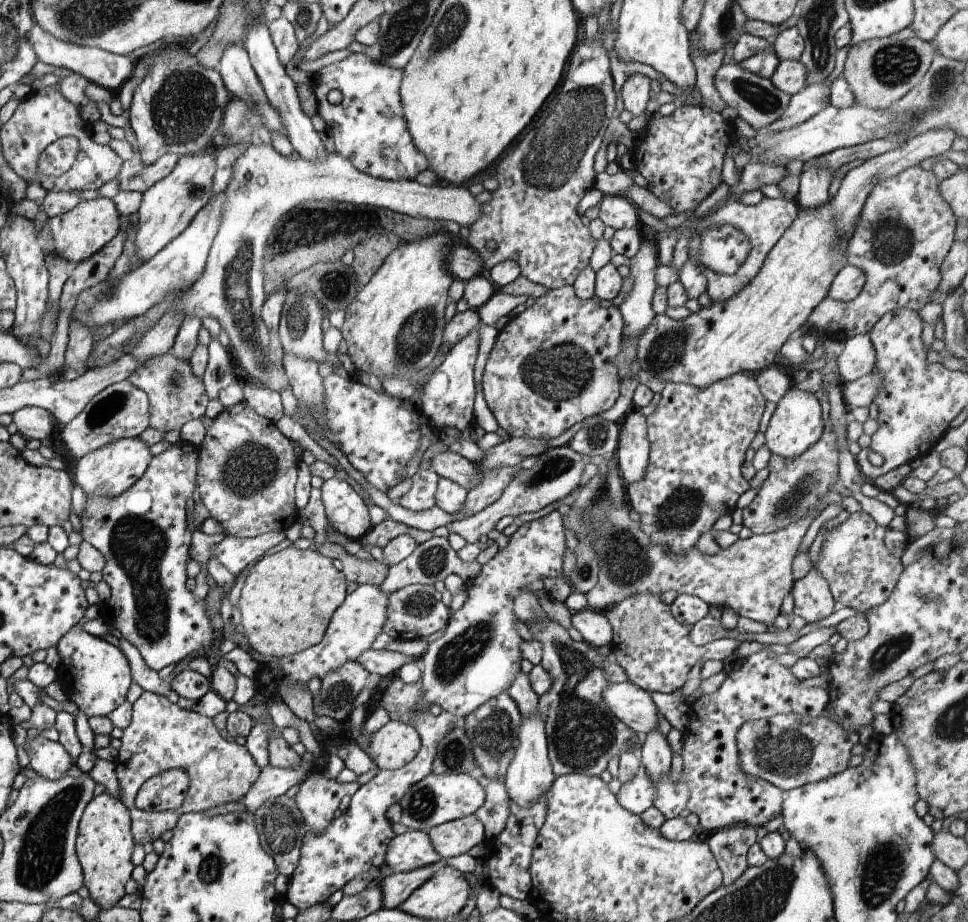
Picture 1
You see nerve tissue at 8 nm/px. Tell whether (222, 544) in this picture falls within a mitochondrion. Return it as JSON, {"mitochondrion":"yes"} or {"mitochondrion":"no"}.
{"mitochondrion":"no"}

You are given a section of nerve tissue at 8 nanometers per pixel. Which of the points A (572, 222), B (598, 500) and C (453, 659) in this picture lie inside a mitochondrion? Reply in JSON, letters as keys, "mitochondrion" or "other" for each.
{"A":"other","B":"mitochondrion","C":"mitochondrion"}

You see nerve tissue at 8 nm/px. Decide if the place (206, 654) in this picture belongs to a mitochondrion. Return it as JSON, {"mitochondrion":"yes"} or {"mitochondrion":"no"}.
{"mitochondrion":"no"}

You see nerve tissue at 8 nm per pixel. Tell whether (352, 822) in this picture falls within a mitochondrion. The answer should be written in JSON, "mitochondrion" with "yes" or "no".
{"mitochondrion":"no"}

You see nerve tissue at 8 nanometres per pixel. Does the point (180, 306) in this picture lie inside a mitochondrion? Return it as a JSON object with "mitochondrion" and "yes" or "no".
{"mitochondrion":"no"}

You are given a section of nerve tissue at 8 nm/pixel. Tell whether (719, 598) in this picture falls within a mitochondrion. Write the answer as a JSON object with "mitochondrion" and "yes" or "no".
{"mitochondrion":"no"}

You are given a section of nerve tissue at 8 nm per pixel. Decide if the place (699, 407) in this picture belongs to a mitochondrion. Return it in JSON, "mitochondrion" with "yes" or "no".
{"mitochondrion":"no"}

